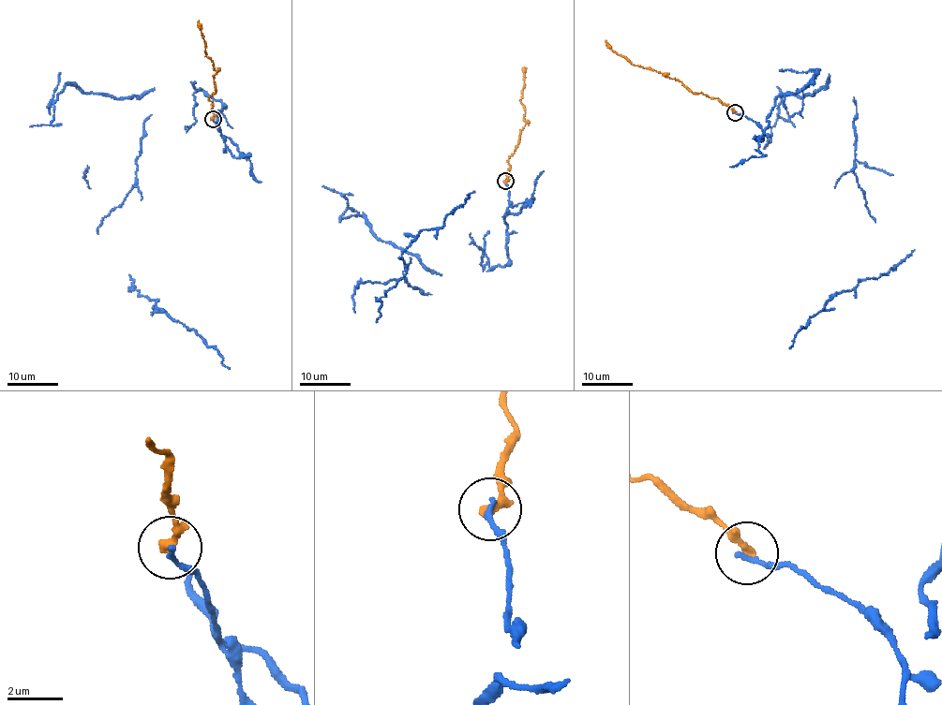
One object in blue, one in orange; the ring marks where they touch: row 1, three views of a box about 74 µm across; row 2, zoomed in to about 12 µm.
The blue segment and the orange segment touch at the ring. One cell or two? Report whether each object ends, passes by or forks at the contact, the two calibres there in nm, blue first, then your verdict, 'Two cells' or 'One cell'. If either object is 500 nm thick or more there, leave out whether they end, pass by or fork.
At the ring blue ends. At the ring orange ends. Thickness 190 nm (blue) against 360 nm. Two cells

